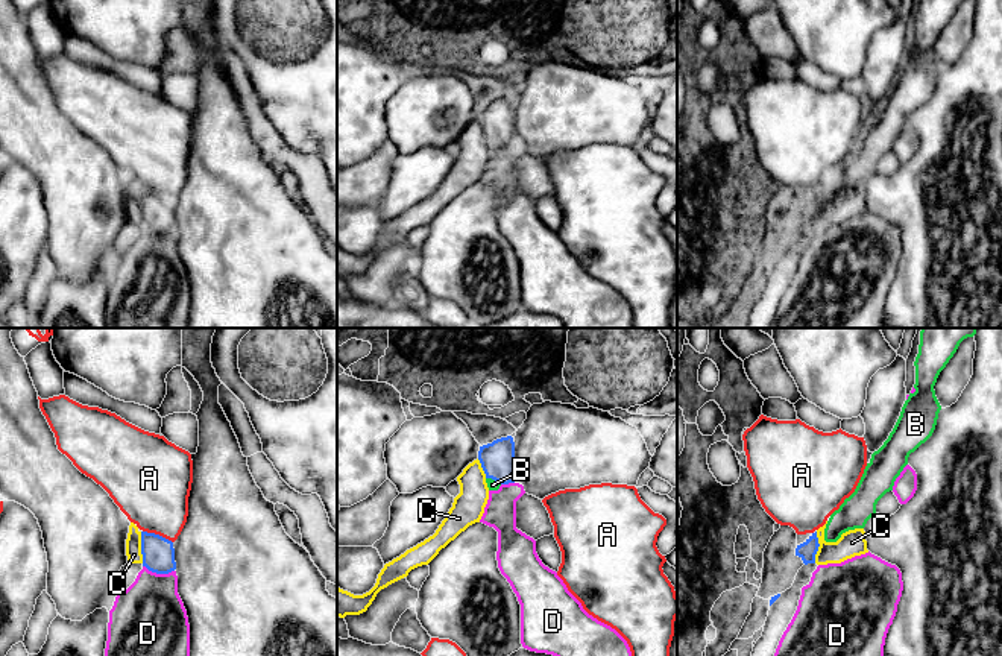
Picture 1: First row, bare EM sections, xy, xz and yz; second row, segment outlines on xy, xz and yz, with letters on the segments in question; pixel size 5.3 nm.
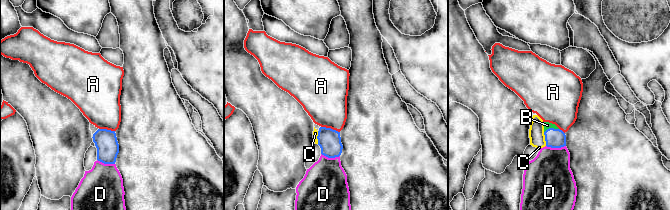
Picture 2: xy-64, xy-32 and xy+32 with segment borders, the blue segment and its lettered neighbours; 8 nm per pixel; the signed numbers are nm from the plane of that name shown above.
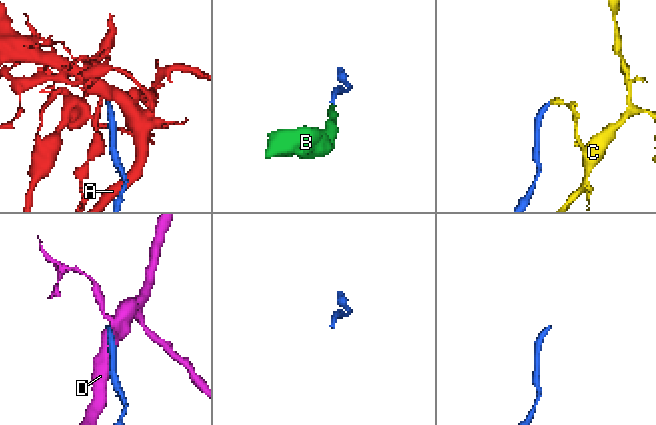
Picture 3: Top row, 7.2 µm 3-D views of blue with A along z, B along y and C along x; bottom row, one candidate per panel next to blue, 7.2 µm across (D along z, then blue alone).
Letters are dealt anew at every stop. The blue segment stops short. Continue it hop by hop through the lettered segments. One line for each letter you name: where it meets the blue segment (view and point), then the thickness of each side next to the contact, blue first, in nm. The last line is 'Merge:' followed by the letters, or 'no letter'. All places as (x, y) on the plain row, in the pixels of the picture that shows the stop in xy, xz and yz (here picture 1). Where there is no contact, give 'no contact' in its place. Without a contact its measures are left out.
B: xz (494, 138) | 180/60 nm
Merge: B

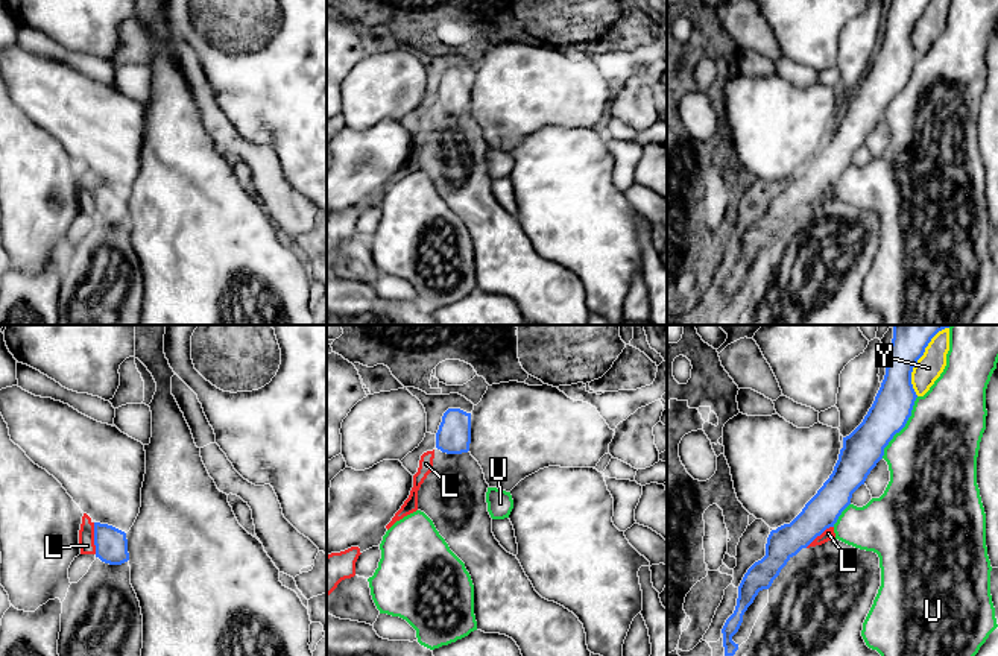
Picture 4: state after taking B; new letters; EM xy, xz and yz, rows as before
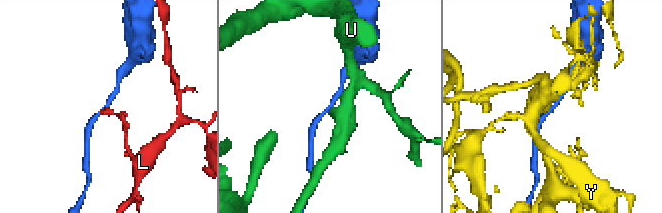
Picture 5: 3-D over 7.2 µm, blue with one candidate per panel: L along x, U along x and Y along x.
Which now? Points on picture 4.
Merge: no letter

